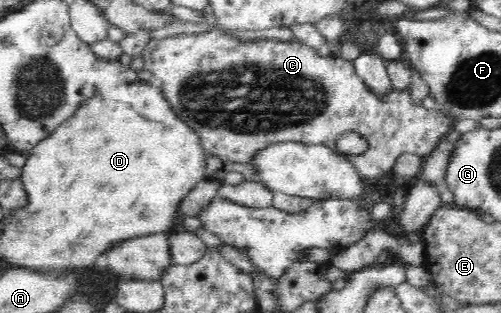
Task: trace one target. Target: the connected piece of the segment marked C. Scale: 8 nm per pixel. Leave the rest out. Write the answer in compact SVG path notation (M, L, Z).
M205 32L201 34L175 34L167 38L151 40L142 50L141 58L143 58L142 68L150 72L157 84L165 102L169 104L171 110L177 115L177 118L184 122L195 134L197 134L199 142L203 150L209 155L215 155L225 162L242 162L249 163L253 158L263 151L264 148L272 144L282 143L285 141L293 141L305 144L322 144L333 151L337 151L337 138L341 134L354 132L367 142L367 148L361 154L347 153L347 158L358 169L359 175L363 178L377 179L386 173L391 172L392 166L396 163L397 158L404 154L412 154L420 157L427 157L441 142L441 138L448 134L448 131L453 128L454 120L446 115L439 108L425 108L420 102L414 102L411 94L408 92L399 92L393 90L385 97L377 97L361 82L357 76L354 64L343 60L338 54L329 56L321 56L316 50L299 40L278 41L273 39L254 39L245 42L233 37L233 35L223 34L221 32Z

